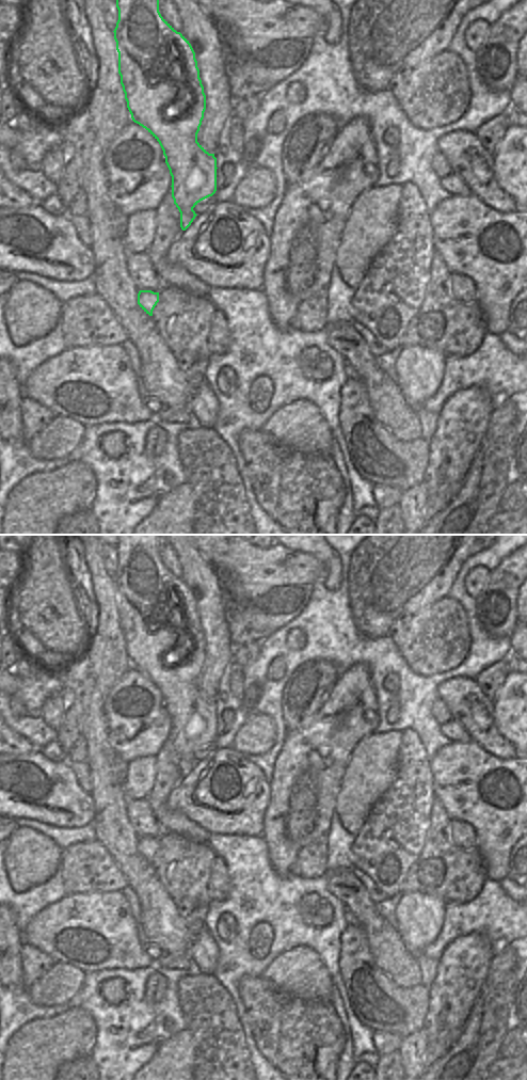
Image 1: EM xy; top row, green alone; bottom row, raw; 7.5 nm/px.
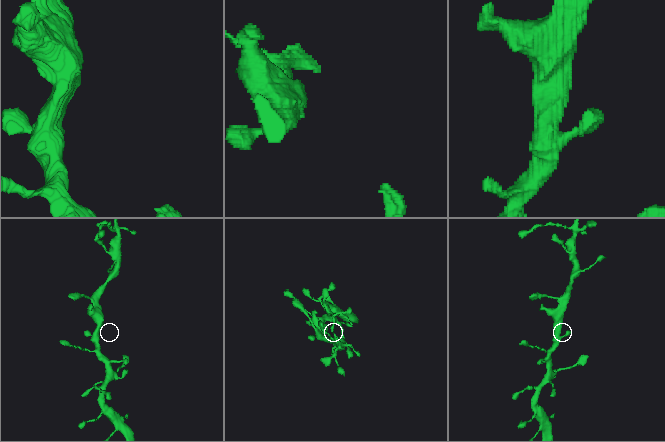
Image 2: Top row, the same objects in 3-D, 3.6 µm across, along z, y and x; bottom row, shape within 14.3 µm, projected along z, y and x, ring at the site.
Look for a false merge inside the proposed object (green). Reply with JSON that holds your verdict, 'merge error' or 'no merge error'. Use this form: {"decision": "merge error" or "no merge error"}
{"decision": "no merge error"}

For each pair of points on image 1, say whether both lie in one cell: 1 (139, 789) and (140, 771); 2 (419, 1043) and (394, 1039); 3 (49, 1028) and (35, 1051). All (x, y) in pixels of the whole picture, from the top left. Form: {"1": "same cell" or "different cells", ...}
{"1": "same cell", "2": "different cells", "3": "same cell"}

